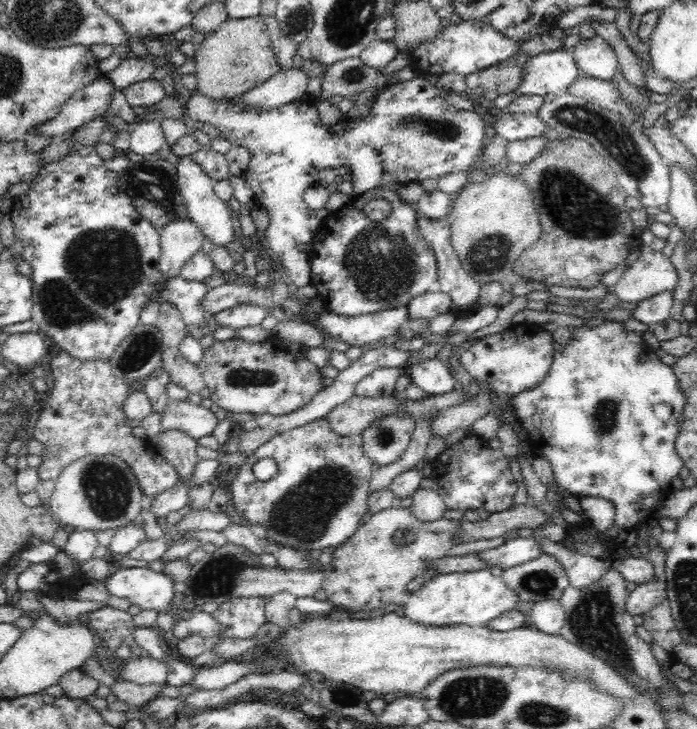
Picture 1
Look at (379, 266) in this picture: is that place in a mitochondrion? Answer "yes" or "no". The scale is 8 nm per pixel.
yes

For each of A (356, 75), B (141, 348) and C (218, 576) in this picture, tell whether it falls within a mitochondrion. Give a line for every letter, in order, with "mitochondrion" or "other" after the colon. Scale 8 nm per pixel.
A: mitochondrion
B: mitochondrion
C: mitochondrion

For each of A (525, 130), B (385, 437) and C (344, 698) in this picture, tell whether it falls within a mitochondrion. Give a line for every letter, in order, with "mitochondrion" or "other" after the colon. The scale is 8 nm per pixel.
A: other
B: mitochondrion
C: mitochondrion

